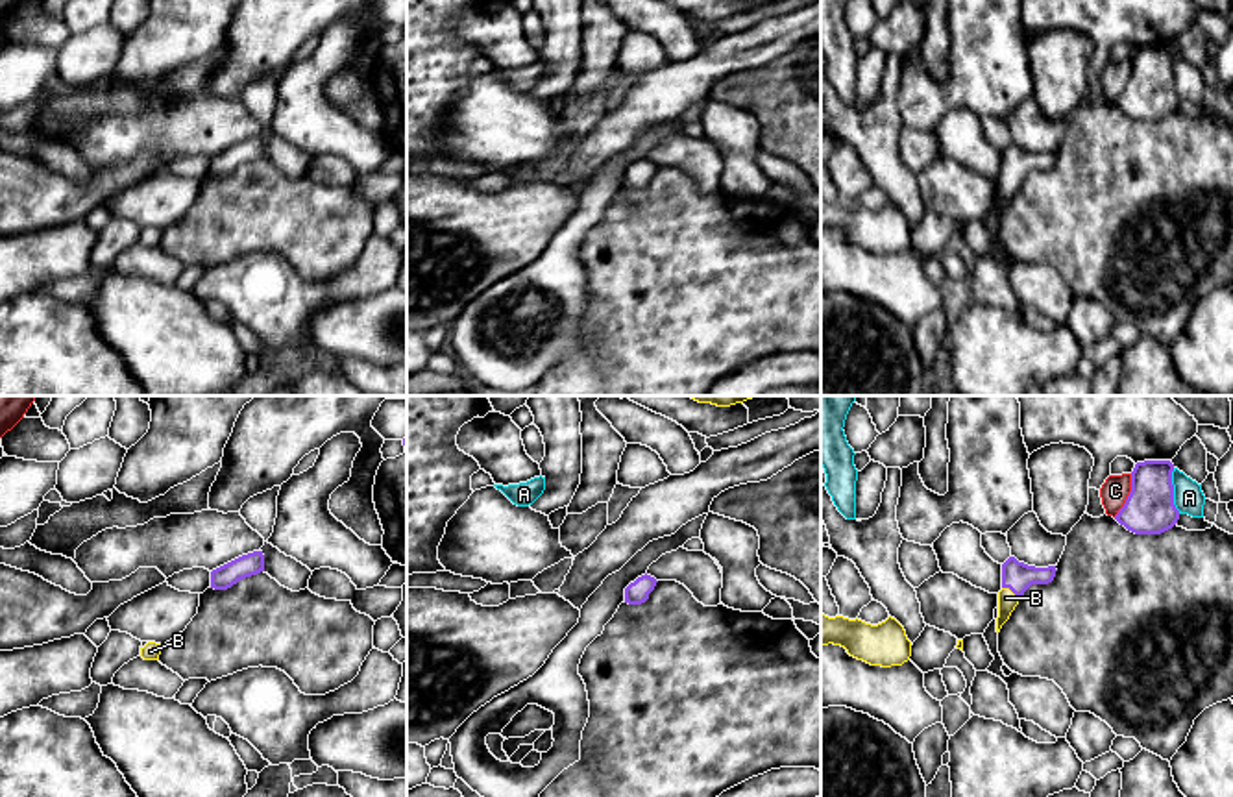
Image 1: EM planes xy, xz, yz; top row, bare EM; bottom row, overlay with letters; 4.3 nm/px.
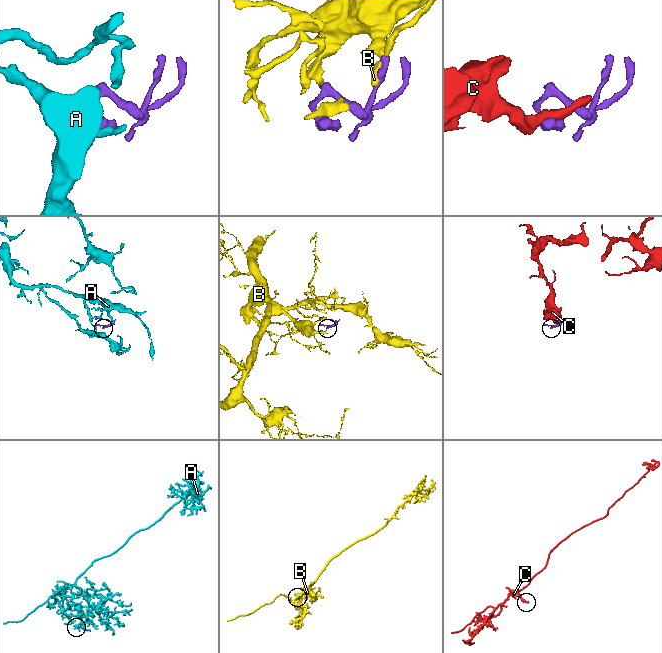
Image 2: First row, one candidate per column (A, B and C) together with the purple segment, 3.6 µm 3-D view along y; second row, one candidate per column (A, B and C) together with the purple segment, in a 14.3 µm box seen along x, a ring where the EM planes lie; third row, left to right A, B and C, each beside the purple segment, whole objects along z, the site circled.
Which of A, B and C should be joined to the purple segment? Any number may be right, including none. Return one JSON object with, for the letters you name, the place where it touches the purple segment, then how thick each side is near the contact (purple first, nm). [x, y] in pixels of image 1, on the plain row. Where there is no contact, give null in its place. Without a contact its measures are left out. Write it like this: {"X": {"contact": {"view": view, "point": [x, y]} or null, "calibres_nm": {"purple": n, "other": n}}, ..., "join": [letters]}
{"B": {"contact": {"view": "yz", "point": [1012, 176]}, "calibres_nm": {"purple": 130, "other": 80}}, "join": ["B"]}

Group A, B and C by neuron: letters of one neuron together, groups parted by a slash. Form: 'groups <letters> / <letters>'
groups A / B / C

